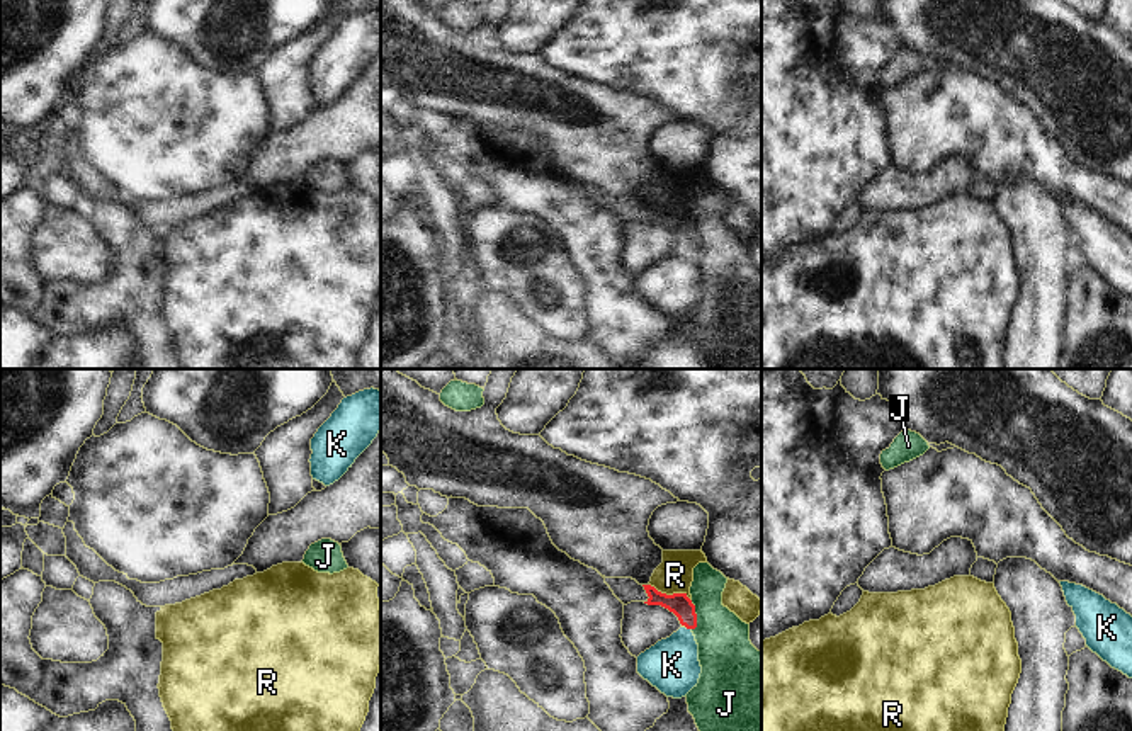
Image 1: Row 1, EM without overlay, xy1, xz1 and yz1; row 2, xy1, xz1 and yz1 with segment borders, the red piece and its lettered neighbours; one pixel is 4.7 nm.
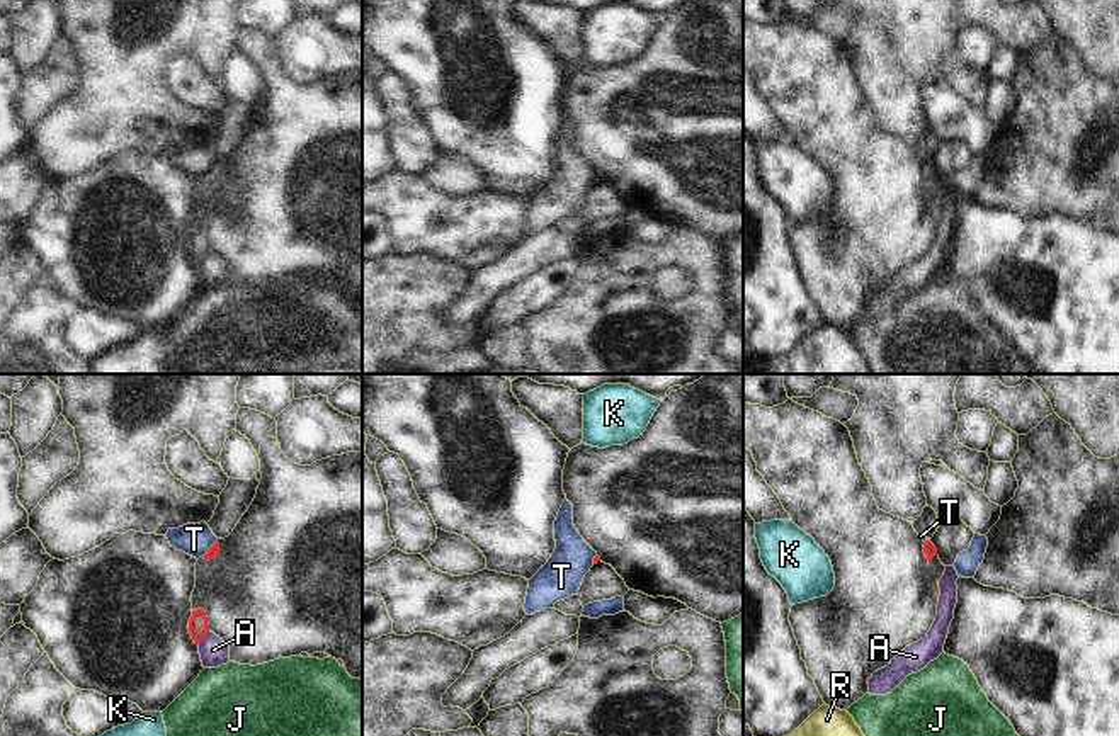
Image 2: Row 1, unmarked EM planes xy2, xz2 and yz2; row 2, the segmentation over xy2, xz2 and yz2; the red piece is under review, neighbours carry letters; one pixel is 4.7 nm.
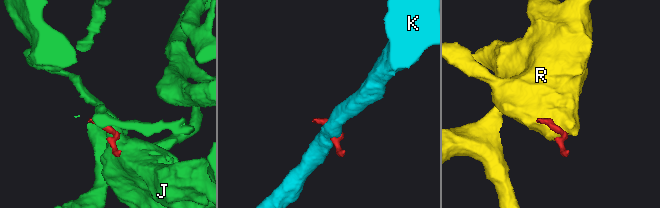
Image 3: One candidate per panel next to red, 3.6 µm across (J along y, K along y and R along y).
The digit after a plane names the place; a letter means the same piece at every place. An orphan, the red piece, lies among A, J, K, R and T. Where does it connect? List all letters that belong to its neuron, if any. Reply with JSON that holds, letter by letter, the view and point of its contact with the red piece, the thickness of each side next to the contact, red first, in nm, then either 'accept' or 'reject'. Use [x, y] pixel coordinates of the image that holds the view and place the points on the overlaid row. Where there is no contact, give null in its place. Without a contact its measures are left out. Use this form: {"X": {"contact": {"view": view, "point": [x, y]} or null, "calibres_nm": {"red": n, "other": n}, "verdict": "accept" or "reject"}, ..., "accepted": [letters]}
{"A": {"contact": {"view": "xy2", "point": [203, 638]}, "calibres_nm": {"red": 100, "other": 140}, "verdict": "reject"}, "J": {"contact": {"view": "xz1", "point": [696, 616]}, "calibres_nm": {"red": 100, "other": 260}, "verdict": "reject"}, "K": {"contact": {"view": "xz1", "point": [689, 628]}, "calibres_nm": {"red": 100, "other": 260}, "verdict": "reject"}, "R": {"contact": {"view": "xz1", "point": [670, 595]}, "calibres_nm": {"red": 100, "other": 170}, "verdict": "reject"}, "T": {"contact": {"view": "xy2", "point": [210, 548]}, "calibres_nm": {"red": 50, "other": 160}, "verdict": "reject"}, "accepted": []}

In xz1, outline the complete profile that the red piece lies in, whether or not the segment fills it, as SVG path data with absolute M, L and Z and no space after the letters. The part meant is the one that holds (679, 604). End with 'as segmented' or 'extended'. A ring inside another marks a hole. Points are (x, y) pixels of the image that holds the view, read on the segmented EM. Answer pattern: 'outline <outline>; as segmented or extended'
outline M605 578L605 583L610 586L614 595L624 604L644 602L648 605L661 605L673 612L680 624L687 629L697 627L695 605L687 597L687 593L666 595L658 592L651 585L639 585L632 578Z; extended

